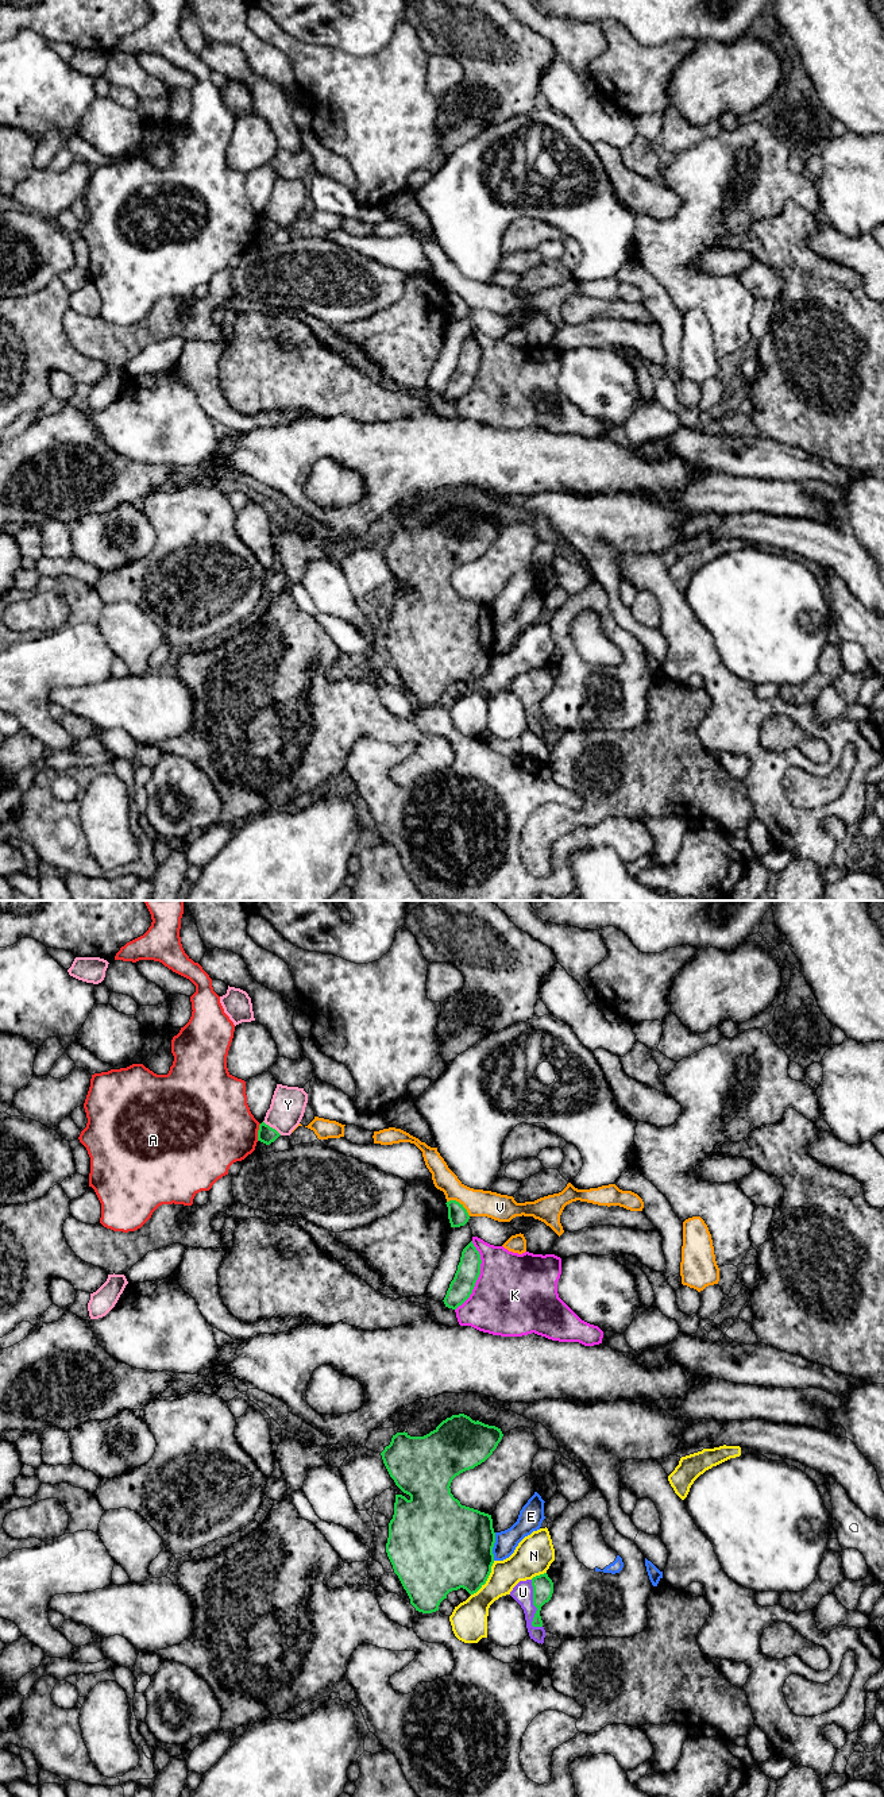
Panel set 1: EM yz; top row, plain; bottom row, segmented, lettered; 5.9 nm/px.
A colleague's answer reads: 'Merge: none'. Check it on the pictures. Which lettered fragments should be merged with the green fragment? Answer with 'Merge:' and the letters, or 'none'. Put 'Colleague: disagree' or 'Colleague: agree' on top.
Colleague: disagree
Merge: U

